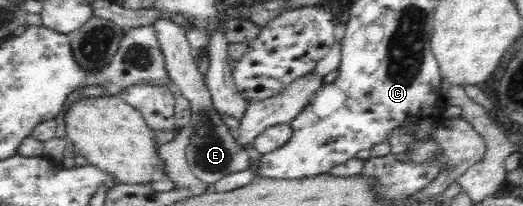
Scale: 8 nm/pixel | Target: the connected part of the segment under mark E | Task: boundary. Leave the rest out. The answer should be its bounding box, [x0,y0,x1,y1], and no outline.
[151,16,250,187]

